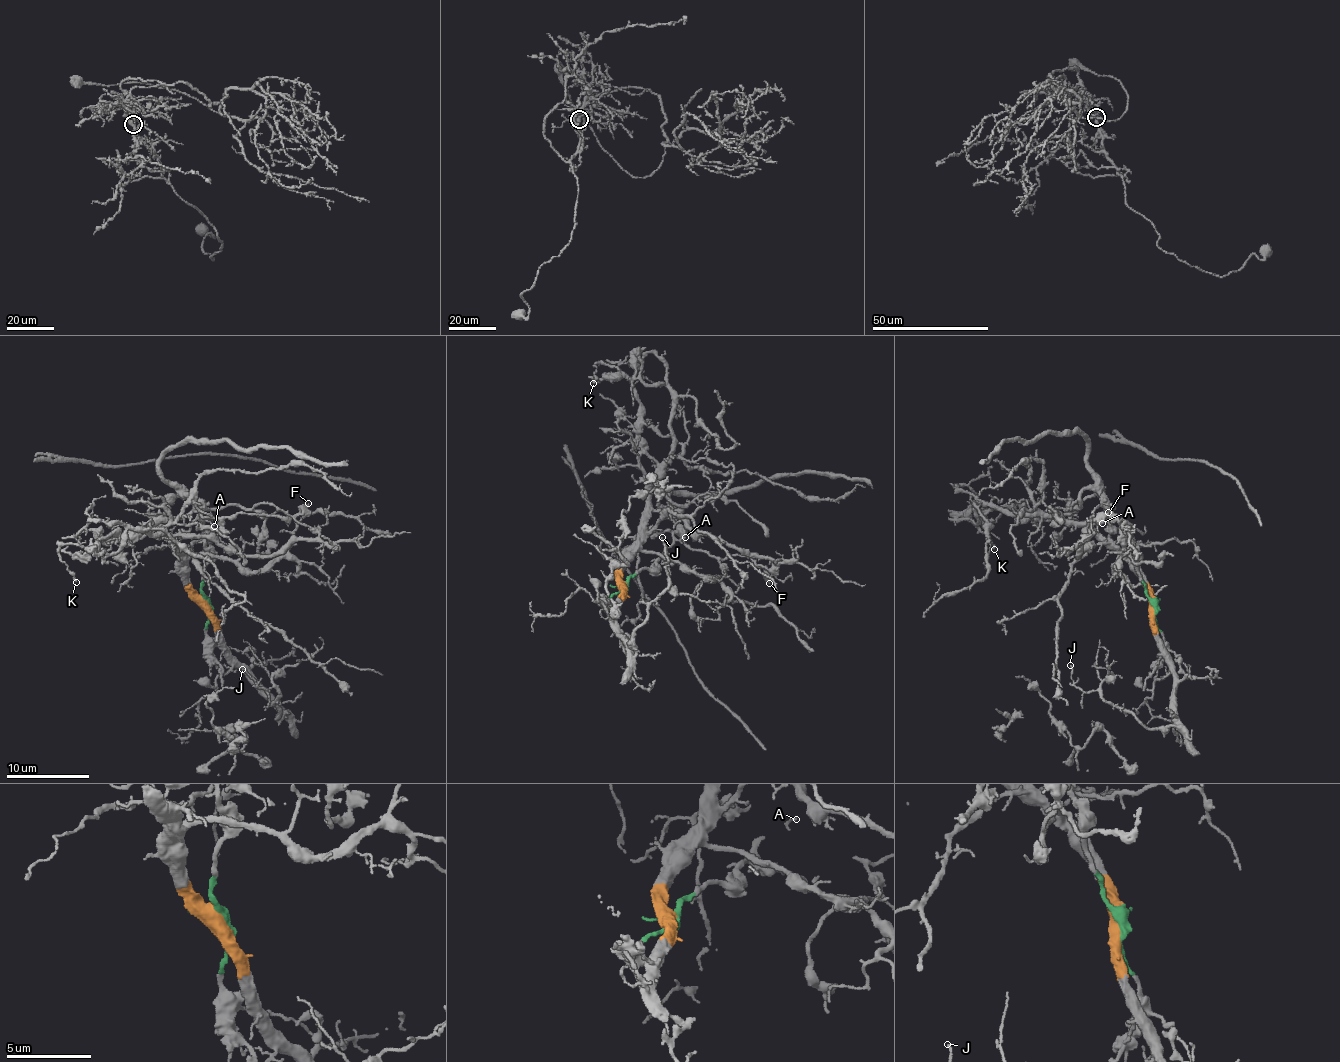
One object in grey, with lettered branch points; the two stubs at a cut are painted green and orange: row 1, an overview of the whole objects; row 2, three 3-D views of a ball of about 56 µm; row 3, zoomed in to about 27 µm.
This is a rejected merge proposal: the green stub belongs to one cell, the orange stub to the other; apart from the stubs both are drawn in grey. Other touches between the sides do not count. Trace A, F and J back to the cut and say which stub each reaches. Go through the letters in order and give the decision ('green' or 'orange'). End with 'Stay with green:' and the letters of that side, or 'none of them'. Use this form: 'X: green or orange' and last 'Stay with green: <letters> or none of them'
A: green
F: green
J: orange
Stay with green: A, F

